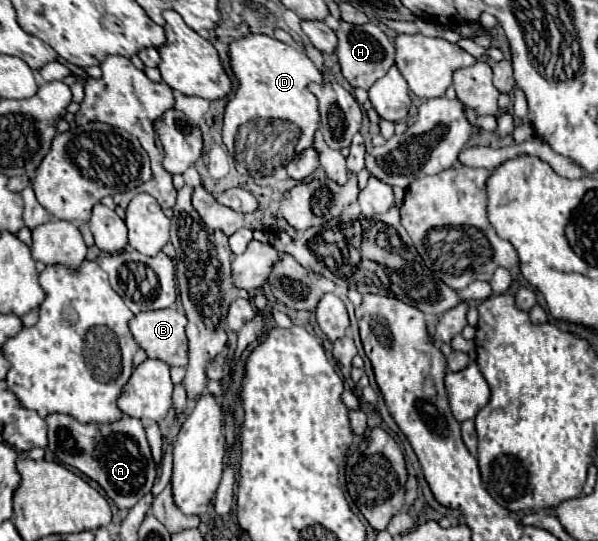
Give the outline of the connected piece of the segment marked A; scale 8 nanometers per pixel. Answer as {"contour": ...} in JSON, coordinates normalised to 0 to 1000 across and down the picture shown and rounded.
{"contour":[[[84,765],[77,784],[80,828],[97,843],[97,850],[130,865],[151,887],[161,887],[201,943],[221,939],[241,913],[254,906],[261,887],[261,858],[244,817],[241,787],[231,773],[204,769],[184,784],[134,784],[114,765]]]}

